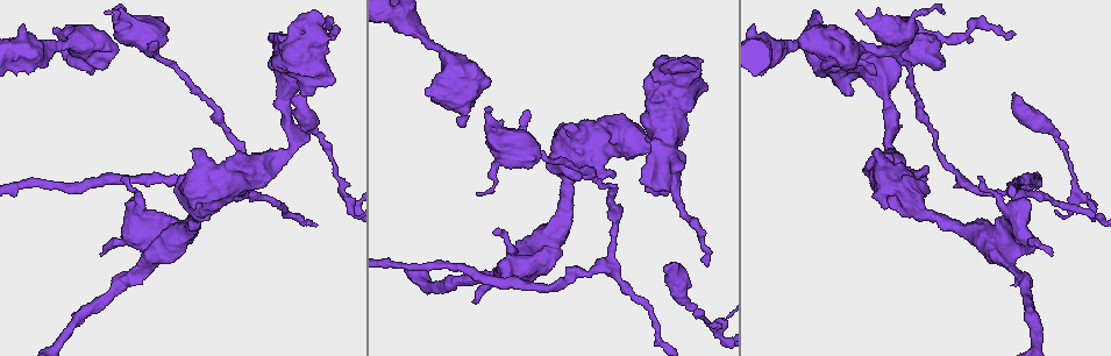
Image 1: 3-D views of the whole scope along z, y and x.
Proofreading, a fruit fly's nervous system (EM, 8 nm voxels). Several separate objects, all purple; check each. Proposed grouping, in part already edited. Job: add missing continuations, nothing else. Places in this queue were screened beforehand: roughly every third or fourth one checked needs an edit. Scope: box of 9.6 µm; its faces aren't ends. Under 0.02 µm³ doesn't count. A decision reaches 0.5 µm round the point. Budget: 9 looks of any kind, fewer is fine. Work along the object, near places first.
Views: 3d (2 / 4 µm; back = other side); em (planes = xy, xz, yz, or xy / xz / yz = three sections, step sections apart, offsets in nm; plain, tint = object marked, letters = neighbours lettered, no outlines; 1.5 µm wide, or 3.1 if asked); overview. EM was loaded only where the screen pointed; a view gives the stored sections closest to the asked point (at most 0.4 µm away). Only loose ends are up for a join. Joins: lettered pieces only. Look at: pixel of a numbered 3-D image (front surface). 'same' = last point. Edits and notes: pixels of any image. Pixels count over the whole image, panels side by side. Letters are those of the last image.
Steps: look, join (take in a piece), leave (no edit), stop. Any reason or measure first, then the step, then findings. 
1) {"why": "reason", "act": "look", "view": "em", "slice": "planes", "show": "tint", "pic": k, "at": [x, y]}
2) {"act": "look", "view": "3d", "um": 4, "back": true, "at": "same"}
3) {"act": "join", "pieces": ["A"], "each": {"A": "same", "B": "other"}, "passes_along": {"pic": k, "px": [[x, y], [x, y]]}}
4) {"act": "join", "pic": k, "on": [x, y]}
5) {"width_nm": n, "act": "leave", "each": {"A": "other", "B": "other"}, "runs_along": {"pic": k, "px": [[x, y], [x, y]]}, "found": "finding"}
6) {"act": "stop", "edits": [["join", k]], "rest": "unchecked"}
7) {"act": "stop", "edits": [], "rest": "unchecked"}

{"why": "thin end", "act": "look", "view": "em", "slice": "xy", "step": 4, "show": "letters", "pic": 1, "at": [333, 36]}

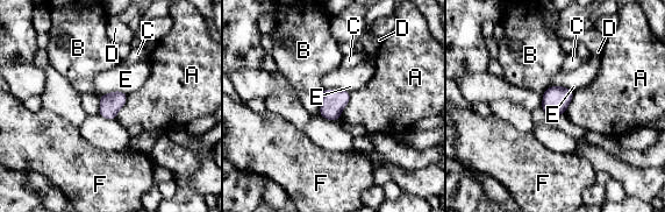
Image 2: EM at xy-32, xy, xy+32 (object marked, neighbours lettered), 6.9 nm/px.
{"why": "cut it another way", "act": "look", "view": "em", "slice": "yz", "step": 8, "show": "letters", "at": "same"}

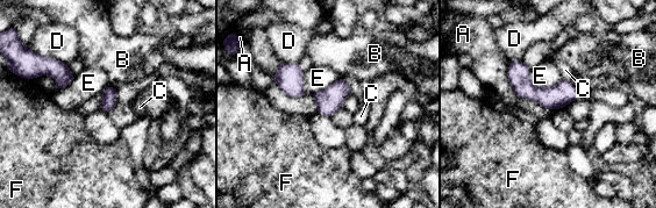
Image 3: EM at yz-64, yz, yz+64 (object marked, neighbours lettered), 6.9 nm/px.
{"width_nm": 110, "act": "leave", "each": {"A": "other", "B": "other", "C": "other", "D": "other", "E": "other", "F": "other"}, "border": {"pic": 3, "px": [[508, 63], [519, 97], [557, 109]]}, "found": "no lettered piece goes on from it"}

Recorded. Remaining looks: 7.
{"why": "branch stops here", "act": "look", "view": "em", "slice": "xz", "step": 4, "show": "tint", "pic": 1, "at": [480, 195]}

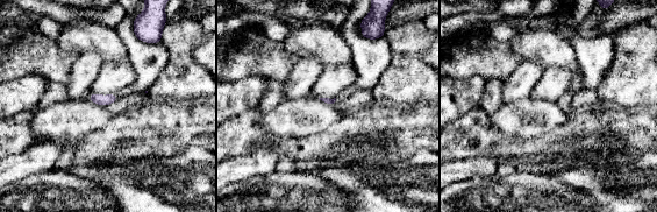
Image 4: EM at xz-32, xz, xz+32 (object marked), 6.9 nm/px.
{"why": "another direction", "act": "look", "view": "em", "slice": "planes", "show": "letters", "at": "same"}

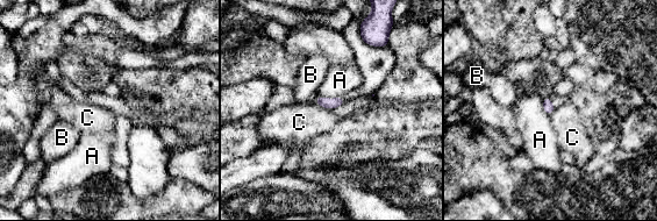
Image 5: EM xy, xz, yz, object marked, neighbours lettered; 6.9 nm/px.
{"act": "leave", "each": {"A": "other", "B": "other", "C": "other"}, "found": "no lettered piece goes on from it"}

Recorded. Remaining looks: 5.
{"why": "an open end", "act": "look", "view": "3d", "um": 2, "pic": 1, "at": [487, 110]}

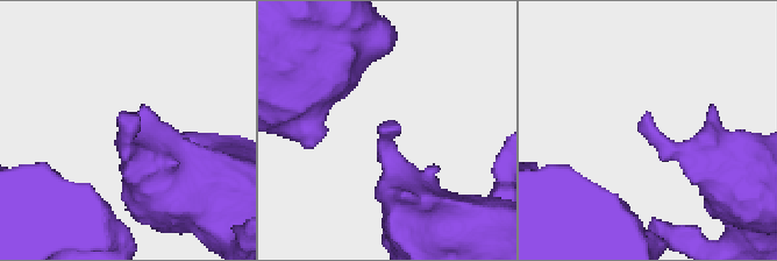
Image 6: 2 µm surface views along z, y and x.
{"act": "look", "view": "em", "slice": "planes", "show": "letters", "pic": 6, "at": [647, 111]}

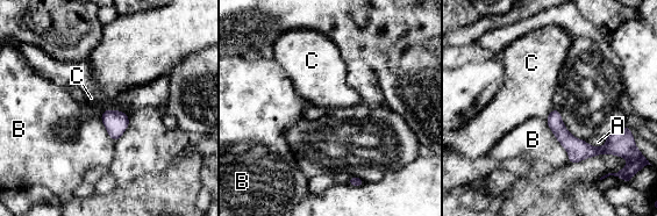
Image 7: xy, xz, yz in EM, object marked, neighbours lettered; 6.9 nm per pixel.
{"act": "leave", "each": {"A": "other", "B": "other", "C": "other"}, "found": "none of them fits"}

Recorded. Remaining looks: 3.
{"act": "stop", "edits": [], "rest": "unchecked"}

